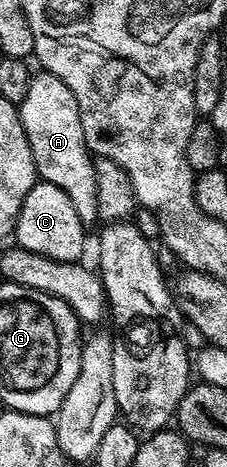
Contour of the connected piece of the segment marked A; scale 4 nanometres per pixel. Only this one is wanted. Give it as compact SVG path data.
M40 70L32 74L29 93L25 93L25 101L18 104L18 109L25 137L29 137L29 149L33 153L38 178L57 185L57 189L61 189L61 193L73 201L73 210L84 225L94 224L99 217L95 159L87 149L77 101L73 93L69 93L69 85L48 71Z

